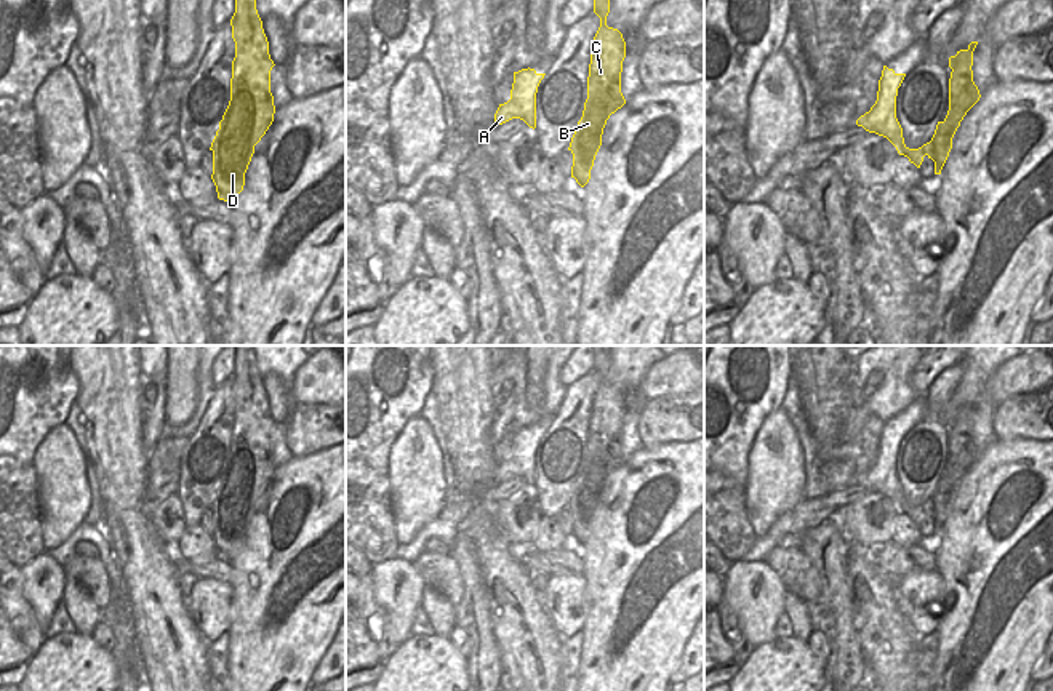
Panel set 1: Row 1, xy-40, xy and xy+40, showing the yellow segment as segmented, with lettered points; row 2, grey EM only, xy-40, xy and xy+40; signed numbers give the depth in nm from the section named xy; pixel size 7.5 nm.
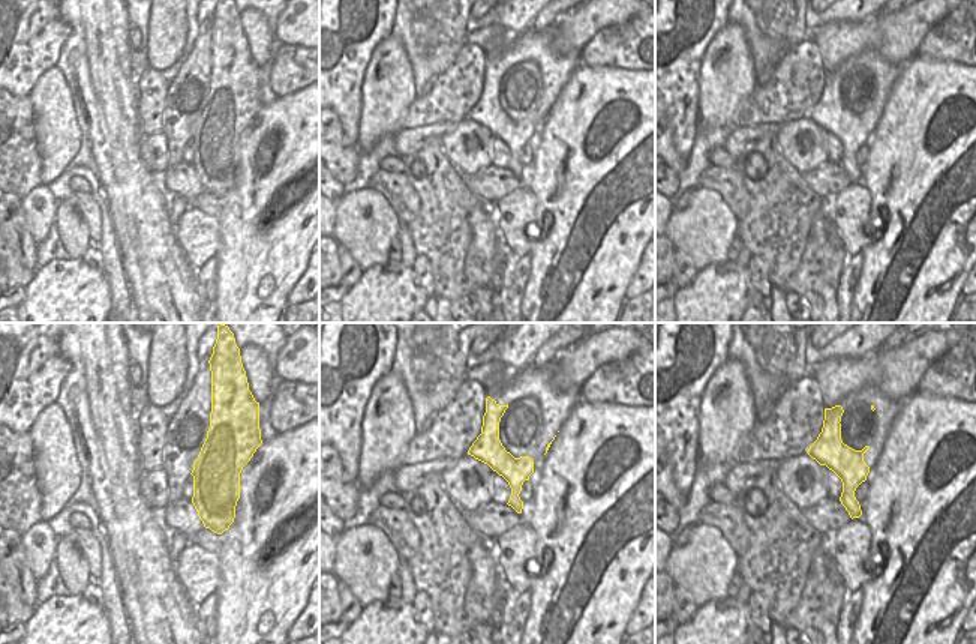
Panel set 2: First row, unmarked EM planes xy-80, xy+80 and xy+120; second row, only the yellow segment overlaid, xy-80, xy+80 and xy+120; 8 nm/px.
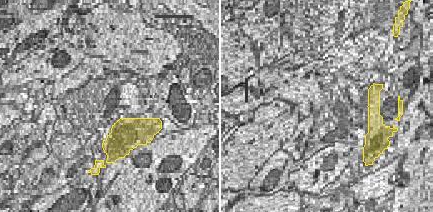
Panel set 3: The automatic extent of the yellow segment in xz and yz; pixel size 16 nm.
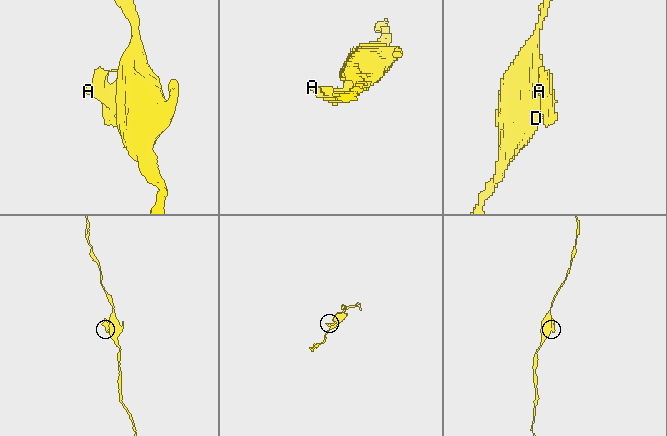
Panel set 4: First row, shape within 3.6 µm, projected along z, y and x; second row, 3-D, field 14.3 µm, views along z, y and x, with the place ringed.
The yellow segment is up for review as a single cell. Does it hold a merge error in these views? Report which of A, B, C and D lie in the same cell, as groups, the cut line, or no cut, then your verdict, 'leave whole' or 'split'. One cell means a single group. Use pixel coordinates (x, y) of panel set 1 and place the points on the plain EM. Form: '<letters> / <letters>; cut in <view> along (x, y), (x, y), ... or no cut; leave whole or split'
A / B C D; cut in xy+40 along (930, 499), (933, 517); split

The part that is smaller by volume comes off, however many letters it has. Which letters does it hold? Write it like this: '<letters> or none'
A.

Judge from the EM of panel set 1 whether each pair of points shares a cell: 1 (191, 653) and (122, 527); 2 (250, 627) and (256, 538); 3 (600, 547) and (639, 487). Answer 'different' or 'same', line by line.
1: same
2: same
3: same

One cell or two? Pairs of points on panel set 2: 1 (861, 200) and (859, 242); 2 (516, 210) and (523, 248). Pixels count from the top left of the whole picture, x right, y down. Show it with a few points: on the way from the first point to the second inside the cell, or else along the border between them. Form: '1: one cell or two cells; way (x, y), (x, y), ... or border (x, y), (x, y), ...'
1: one cell; way (856, 210), (856, 231)
2: one cell; way (516, 219), (516, 239)

